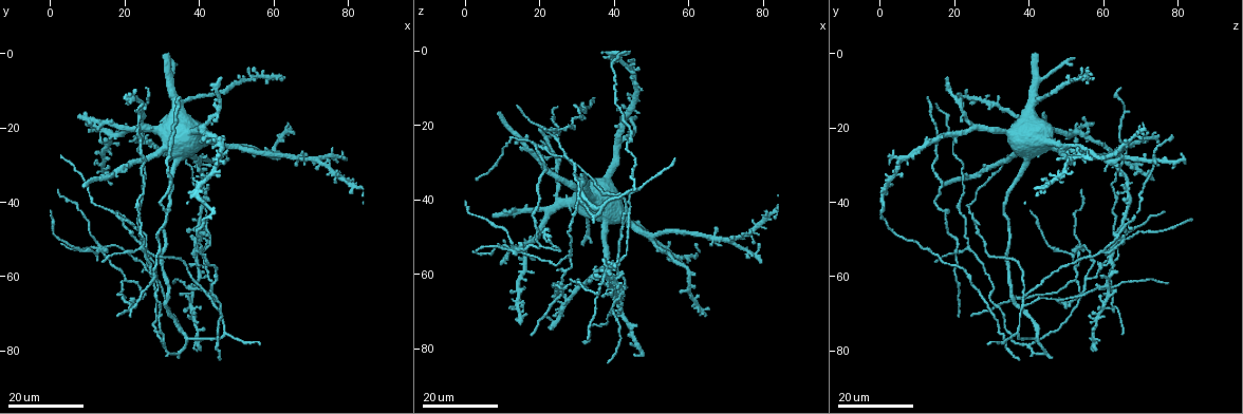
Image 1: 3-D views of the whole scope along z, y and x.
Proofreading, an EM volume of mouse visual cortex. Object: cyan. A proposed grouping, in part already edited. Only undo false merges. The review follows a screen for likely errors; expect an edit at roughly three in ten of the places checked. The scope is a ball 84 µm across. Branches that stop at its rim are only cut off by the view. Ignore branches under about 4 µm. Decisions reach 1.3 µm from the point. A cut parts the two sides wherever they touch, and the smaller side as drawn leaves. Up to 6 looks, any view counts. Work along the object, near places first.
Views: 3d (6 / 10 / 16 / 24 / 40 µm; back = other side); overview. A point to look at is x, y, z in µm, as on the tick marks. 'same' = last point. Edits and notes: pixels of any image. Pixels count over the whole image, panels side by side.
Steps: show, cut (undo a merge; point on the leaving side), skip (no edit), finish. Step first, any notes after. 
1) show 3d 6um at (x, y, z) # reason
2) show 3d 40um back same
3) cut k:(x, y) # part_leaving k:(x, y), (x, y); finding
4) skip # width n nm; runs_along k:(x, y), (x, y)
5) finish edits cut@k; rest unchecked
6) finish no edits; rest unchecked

show 3d 24um at (43.0, 48.0, 64.0)

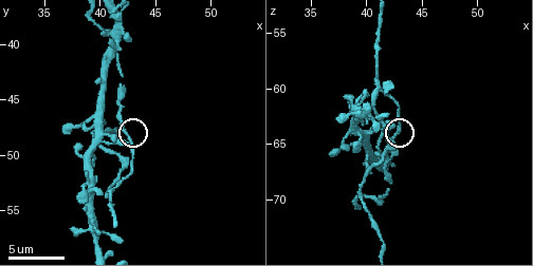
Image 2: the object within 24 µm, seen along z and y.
show 3d 10um at (42.6, 48.6, 64.0)

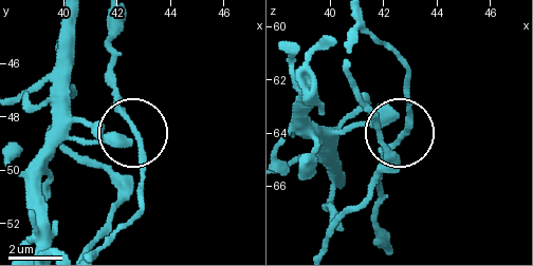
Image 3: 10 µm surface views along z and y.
skip # width 160 nm; continuous, no second neuron

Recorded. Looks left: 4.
show 3d 24um at (38.5, 63.5, 58.0) # looks like a crossing

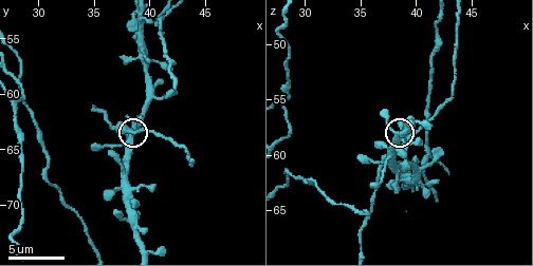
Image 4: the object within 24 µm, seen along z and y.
show 3d 10um at (39.4, 63.2, 58.4)

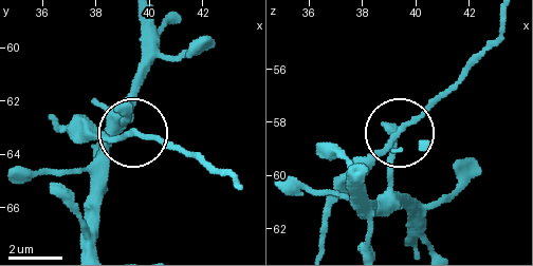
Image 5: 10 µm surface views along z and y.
show 3d 6um at (39.2, 63.3, 58.5)

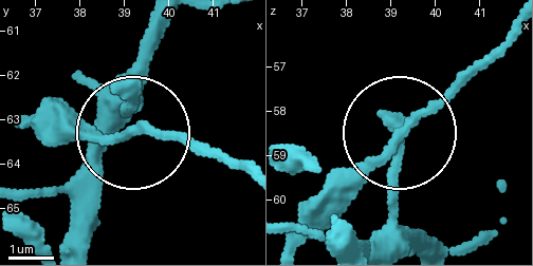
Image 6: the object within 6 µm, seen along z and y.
skip # width 150 nm; runs_along 6:(146, 39), (131, 126), (55, 140); all the same neuron

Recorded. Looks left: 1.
finish no edits; rest unchecked

